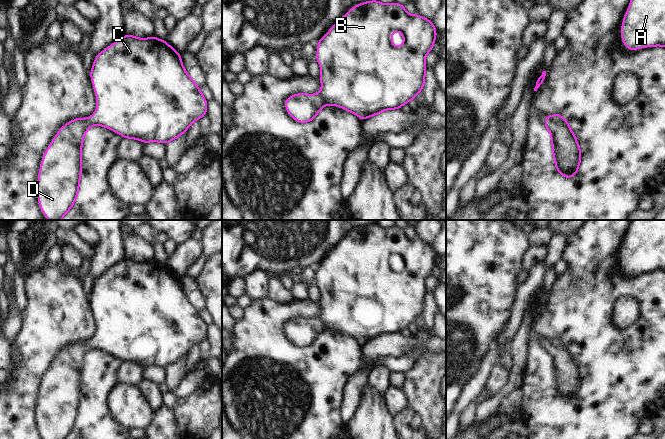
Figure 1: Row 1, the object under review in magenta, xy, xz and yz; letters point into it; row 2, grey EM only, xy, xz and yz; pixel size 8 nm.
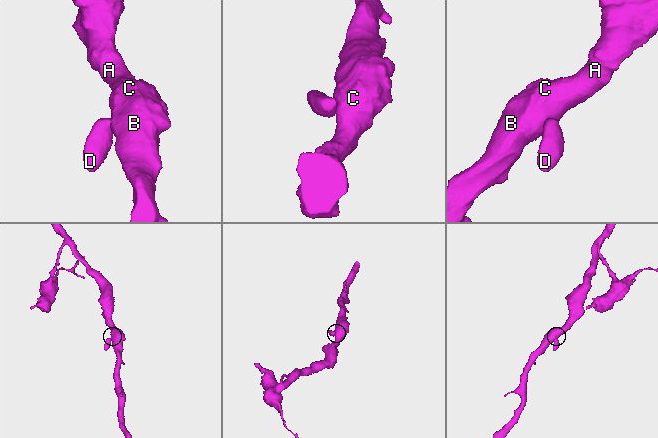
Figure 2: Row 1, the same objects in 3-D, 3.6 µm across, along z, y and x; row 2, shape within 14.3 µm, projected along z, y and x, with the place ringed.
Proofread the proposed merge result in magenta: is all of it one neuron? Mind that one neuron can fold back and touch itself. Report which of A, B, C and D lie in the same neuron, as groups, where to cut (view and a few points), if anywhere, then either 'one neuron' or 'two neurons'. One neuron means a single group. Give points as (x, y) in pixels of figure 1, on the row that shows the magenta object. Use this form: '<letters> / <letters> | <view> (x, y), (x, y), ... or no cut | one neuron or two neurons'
A B C D | no cut | one neuron

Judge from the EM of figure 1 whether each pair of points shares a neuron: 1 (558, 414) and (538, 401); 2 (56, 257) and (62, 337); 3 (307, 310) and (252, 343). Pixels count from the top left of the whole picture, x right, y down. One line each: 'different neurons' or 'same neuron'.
1: same neuron
2: different neurons
3: same neuron

